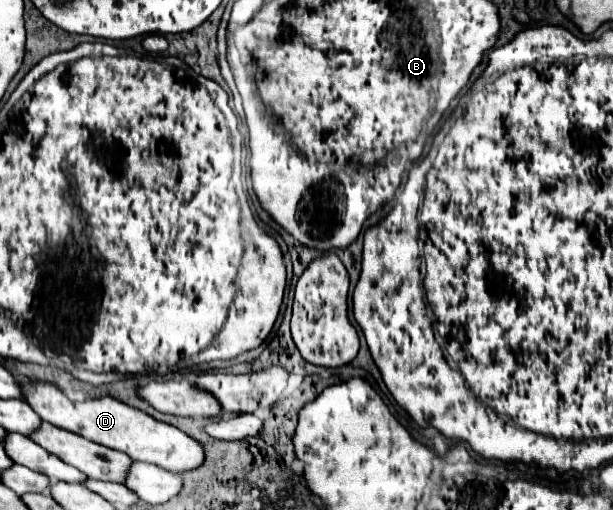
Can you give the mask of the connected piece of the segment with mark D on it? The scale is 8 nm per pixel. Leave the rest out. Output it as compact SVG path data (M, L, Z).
M30 380L30 382L18 382L22 390L26 390L26 402L30 408L46 422L82 434L84 438L90 438L92 442L102 442L104 446L110 446L112 450L122 450L124 454L130 454L130 458L138 462L148 462L162 466L170 472L184 472L194 470L204 462L202 446L180 432L174 426L168 426L164 422L154 420L146 412L140 412L136 408L130 408L110 396L86 400L86 402L72 402L56 384L44 382L44 380Z

